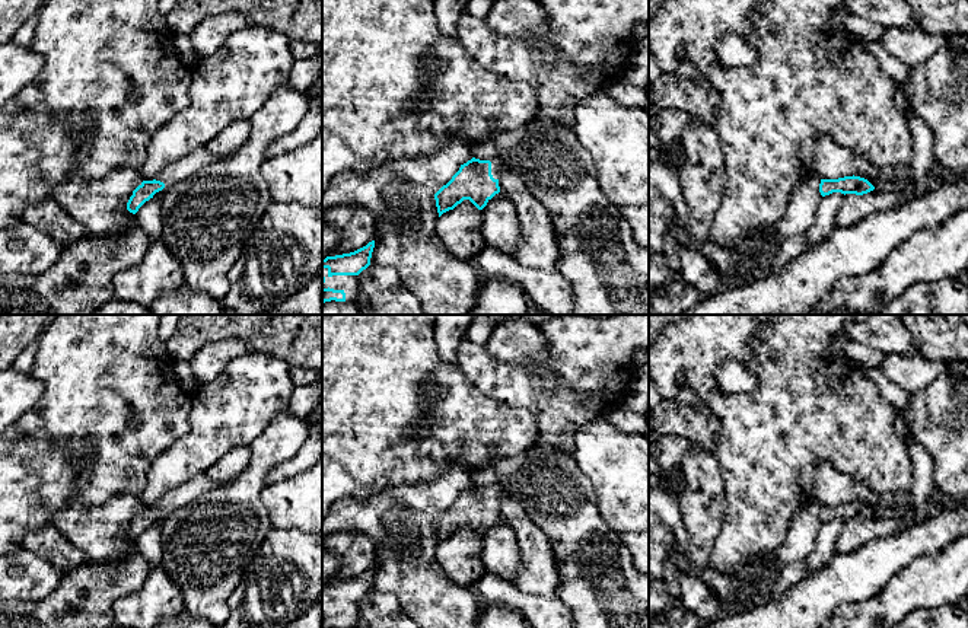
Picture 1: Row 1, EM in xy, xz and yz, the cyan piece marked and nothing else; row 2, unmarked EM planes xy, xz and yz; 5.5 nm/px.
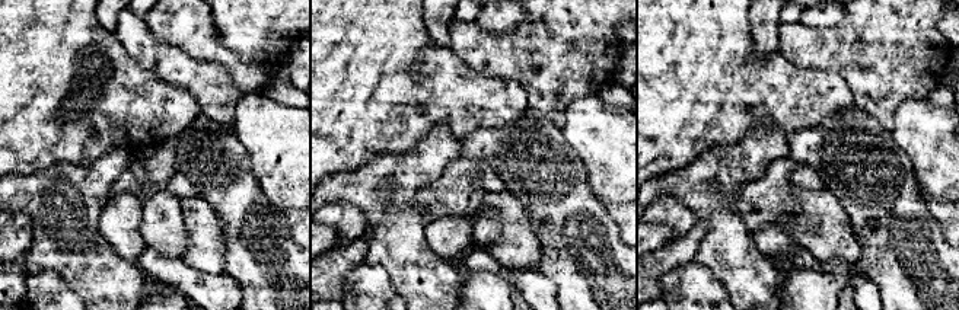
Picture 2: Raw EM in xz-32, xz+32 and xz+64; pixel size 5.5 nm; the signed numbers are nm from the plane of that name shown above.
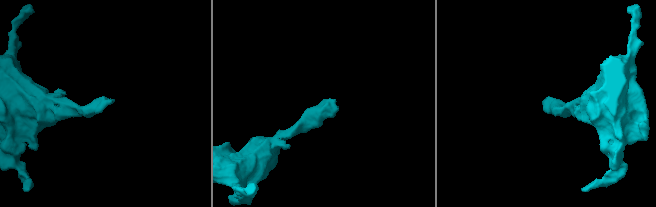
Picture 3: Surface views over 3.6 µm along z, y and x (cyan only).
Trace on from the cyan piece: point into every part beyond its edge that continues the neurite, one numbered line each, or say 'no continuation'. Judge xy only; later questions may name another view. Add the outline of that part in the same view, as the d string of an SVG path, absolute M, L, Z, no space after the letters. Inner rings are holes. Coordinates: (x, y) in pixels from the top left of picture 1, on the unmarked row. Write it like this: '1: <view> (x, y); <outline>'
1: xy (185, 493); M207 471L201 472L200 475L169 490L156 504L156 507L163 509L165 514L171 514L175 510L188 506L200 495L216 488L217 485L220 484L217 484Z

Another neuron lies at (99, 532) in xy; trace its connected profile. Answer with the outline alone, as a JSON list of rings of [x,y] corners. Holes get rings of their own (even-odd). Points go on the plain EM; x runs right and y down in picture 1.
[[[120,494],[99,506],[73,503],[52,517],[51,525],[92,562],[108,564],[134,549],[127,536],[133,517],[144,504],[140,497]]]

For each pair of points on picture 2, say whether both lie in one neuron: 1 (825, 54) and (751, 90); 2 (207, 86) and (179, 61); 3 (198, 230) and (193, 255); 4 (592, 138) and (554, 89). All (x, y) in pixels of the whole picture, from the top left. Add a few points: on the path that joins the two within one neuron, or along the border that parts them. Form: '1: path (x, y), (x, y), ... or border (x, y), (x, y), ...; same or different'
1: border (779, 51), (799, 66), (832, 73); different
2: path (200, 79), (187, 69); same
3: path (198, 236), (198, 249); same
4: border (595, 95), (574, 99), (561, 128); different

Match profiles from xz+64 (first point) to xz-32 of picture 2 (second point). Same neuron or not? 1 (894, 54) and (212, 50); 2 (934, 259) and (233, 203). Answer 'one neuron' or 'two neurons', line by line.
1: two neurons
2: one neuron

